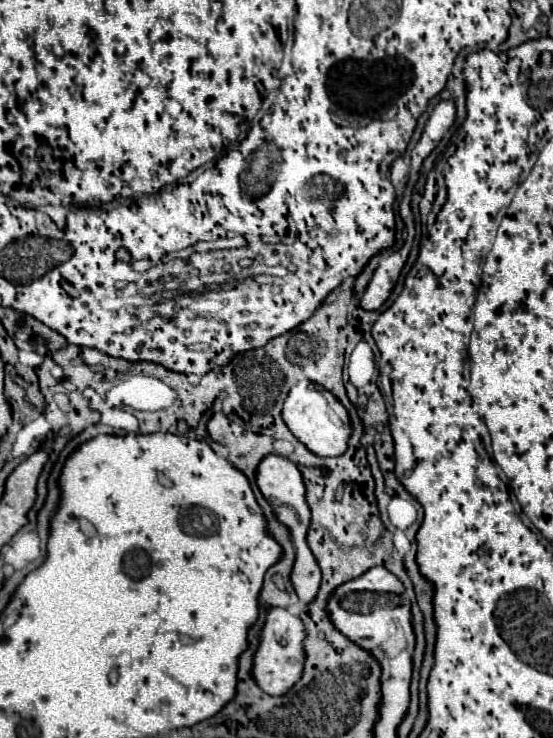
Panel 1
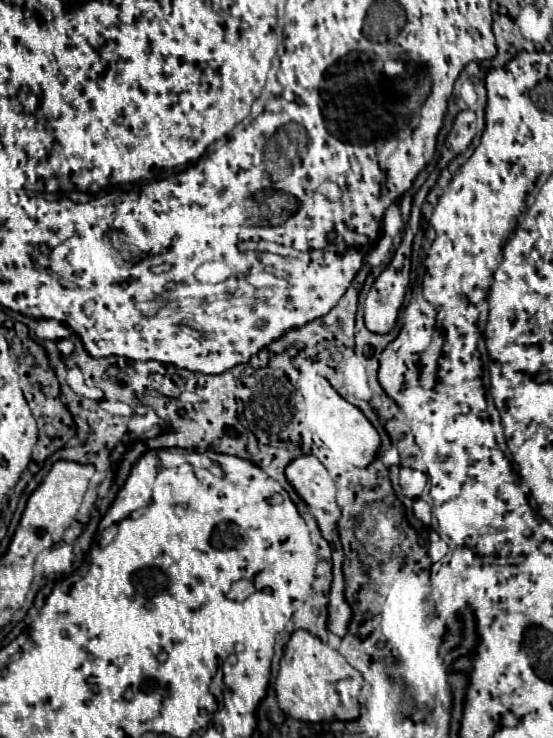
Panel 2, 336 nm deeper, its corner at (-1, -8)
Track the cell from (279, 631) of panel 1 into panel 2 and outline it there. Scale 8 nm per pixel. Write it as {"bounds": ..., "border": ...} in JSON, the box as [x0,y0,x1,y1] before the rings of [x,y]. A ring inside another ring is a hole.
{"bounds":[274,630,363,722],"border":[[[297,630],[285,646],[274,688],[279,708],[285,714],[289,714],[291,718],[303,720],[303,722],[329,722],[333,718],[337,718],[337,720],[355,720],[359,716],[357,694],[361,690],[361,684],[363,684],[361,674],[353,666],[349,666],[347,660],[337,650],[323,644],[311,632]]]}

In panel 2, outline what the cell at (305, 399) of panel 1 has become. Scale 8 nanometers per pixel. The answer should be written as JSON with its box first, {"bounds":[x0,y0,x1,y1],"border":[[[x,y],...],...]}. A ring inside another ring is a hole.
{"bounds":[301,376,381,468],"border":[[[311,376],[309,380],[305,380],[301,384],[301,394],[305,398],[309,428],[313,430],[313,434],[317,434],[317,438],[325,446],[339,450],[343,454],[343,458],[349,464],[357,466],[357,468],[365,468],[375,460],[381,438],[379,438],[377,430],[371,426],[371,422],[363,416],[363,412],[359,408],[349,404],[345,398],[341,398],[331,388],[331,384],[321,376]]]}

